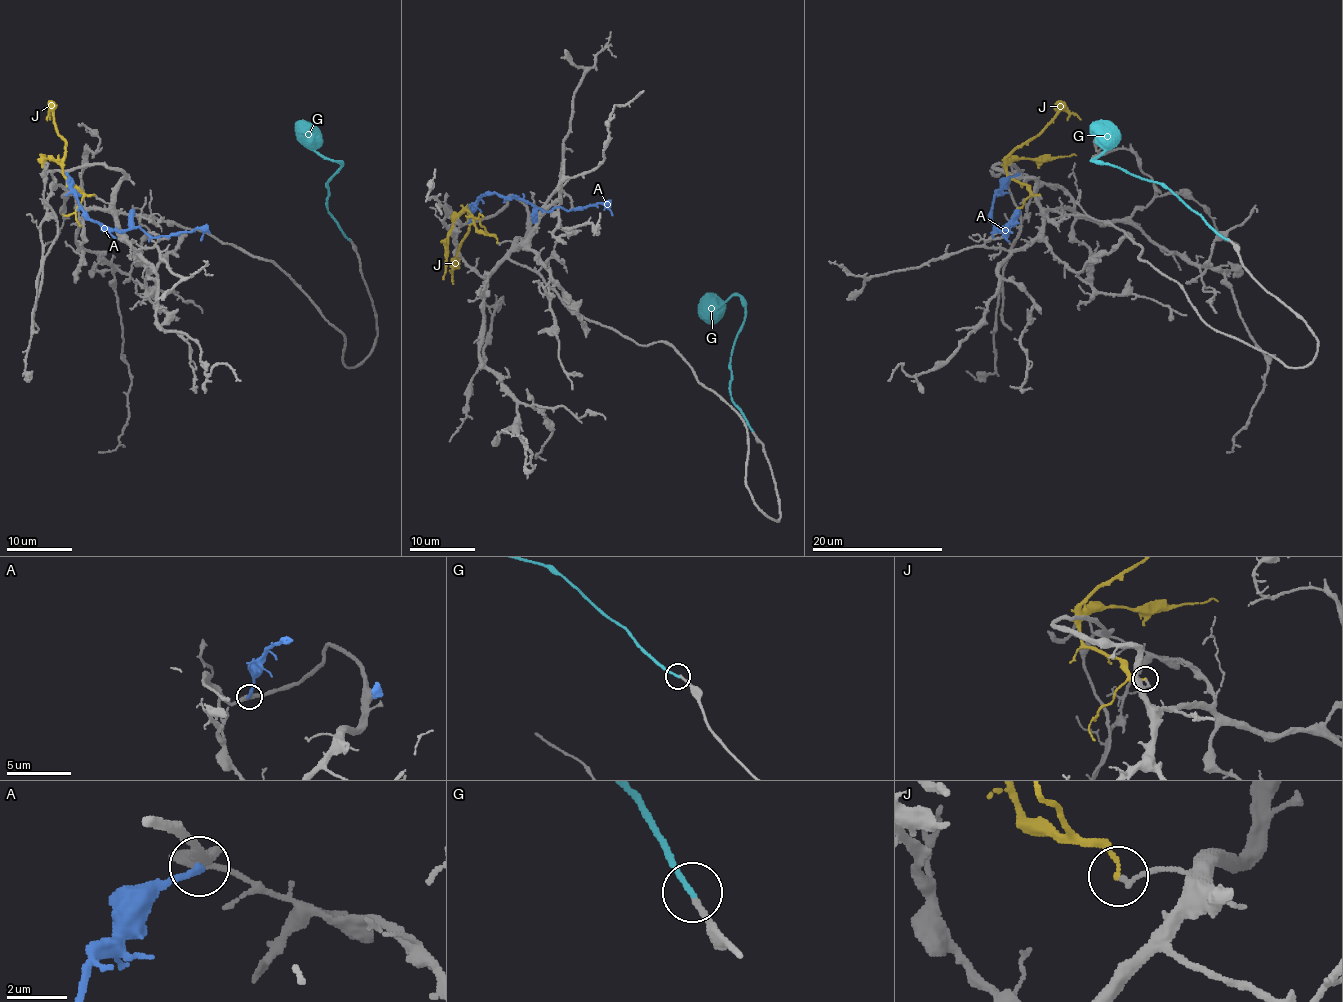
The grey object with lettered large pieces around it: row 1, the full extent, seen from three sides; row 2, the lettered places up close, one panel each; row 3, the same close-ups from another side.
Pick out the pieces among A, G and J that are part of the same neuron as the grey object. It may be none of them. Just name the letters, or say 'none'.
G

